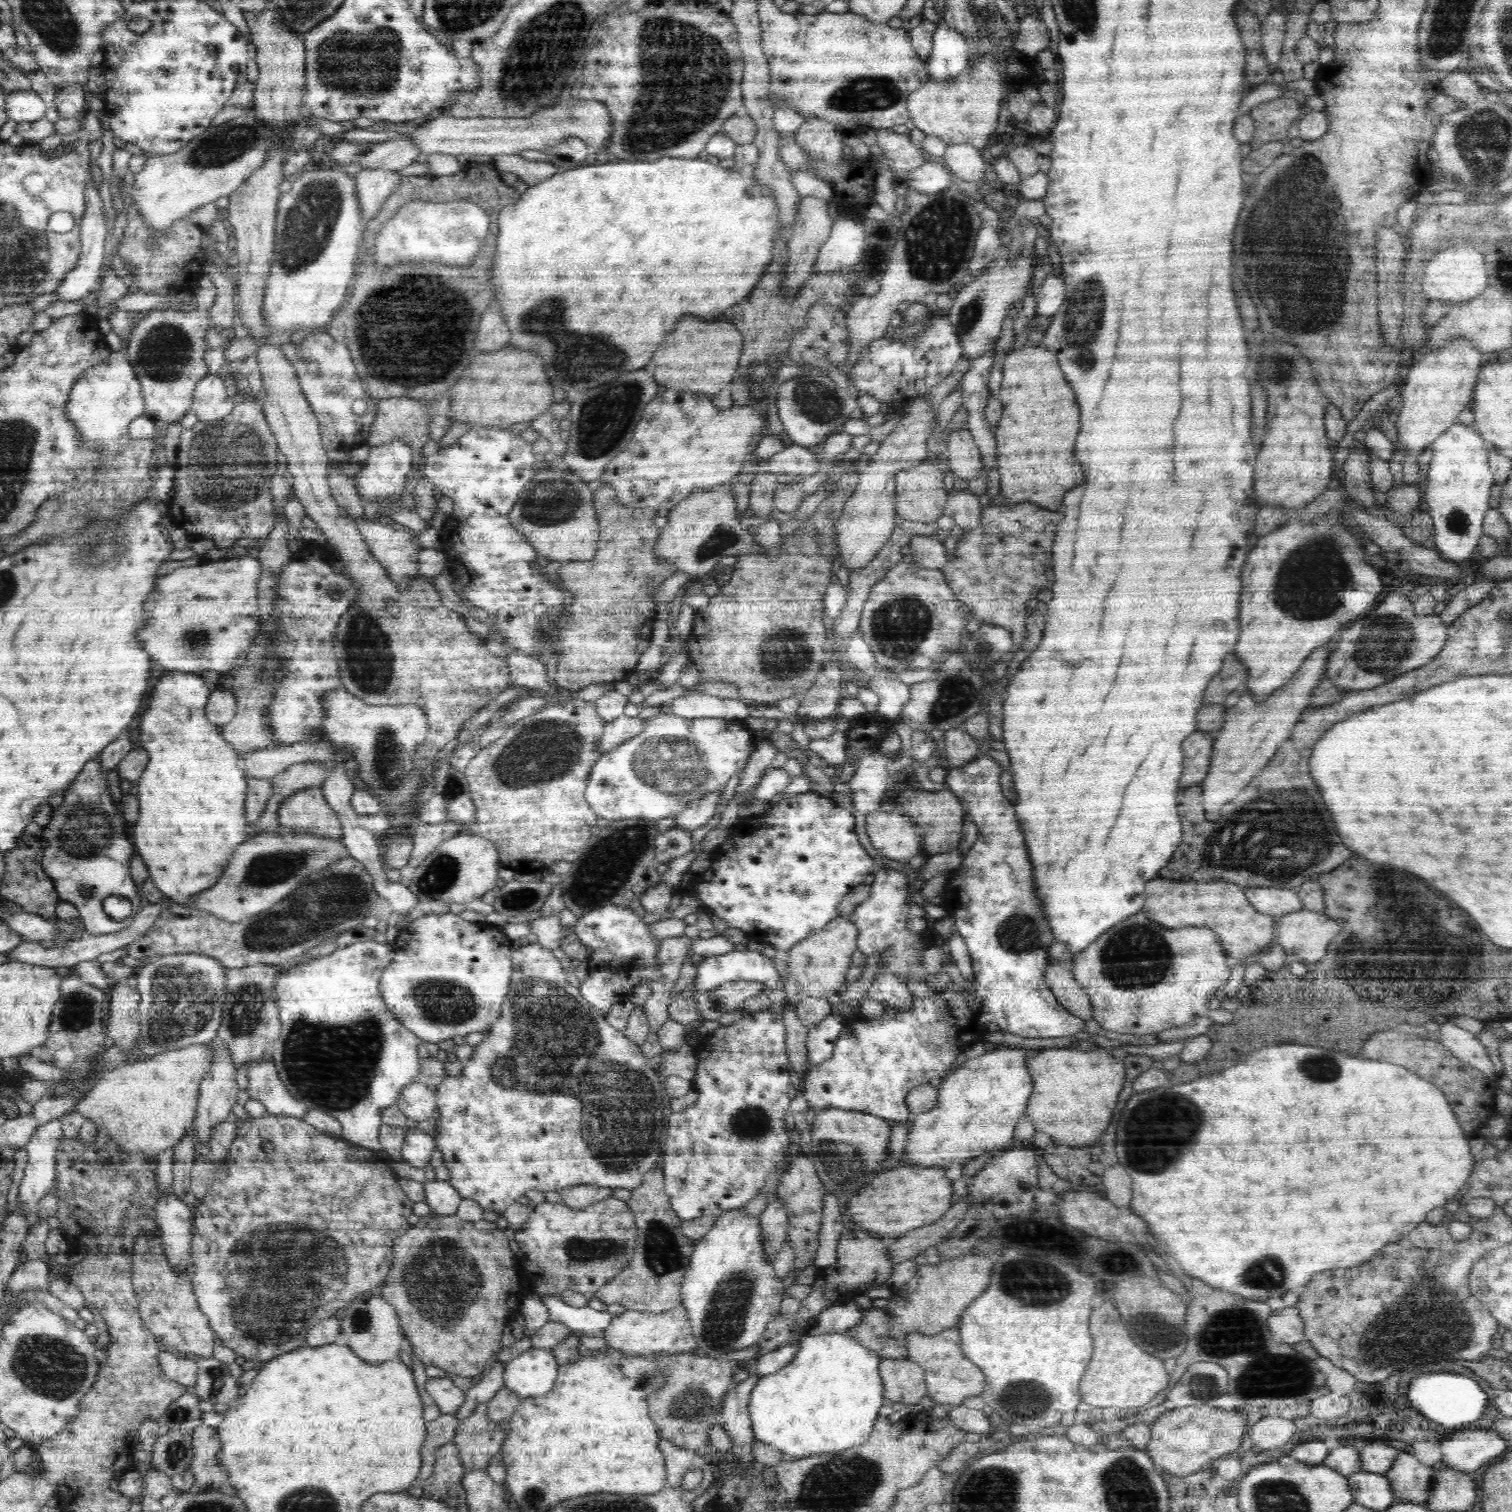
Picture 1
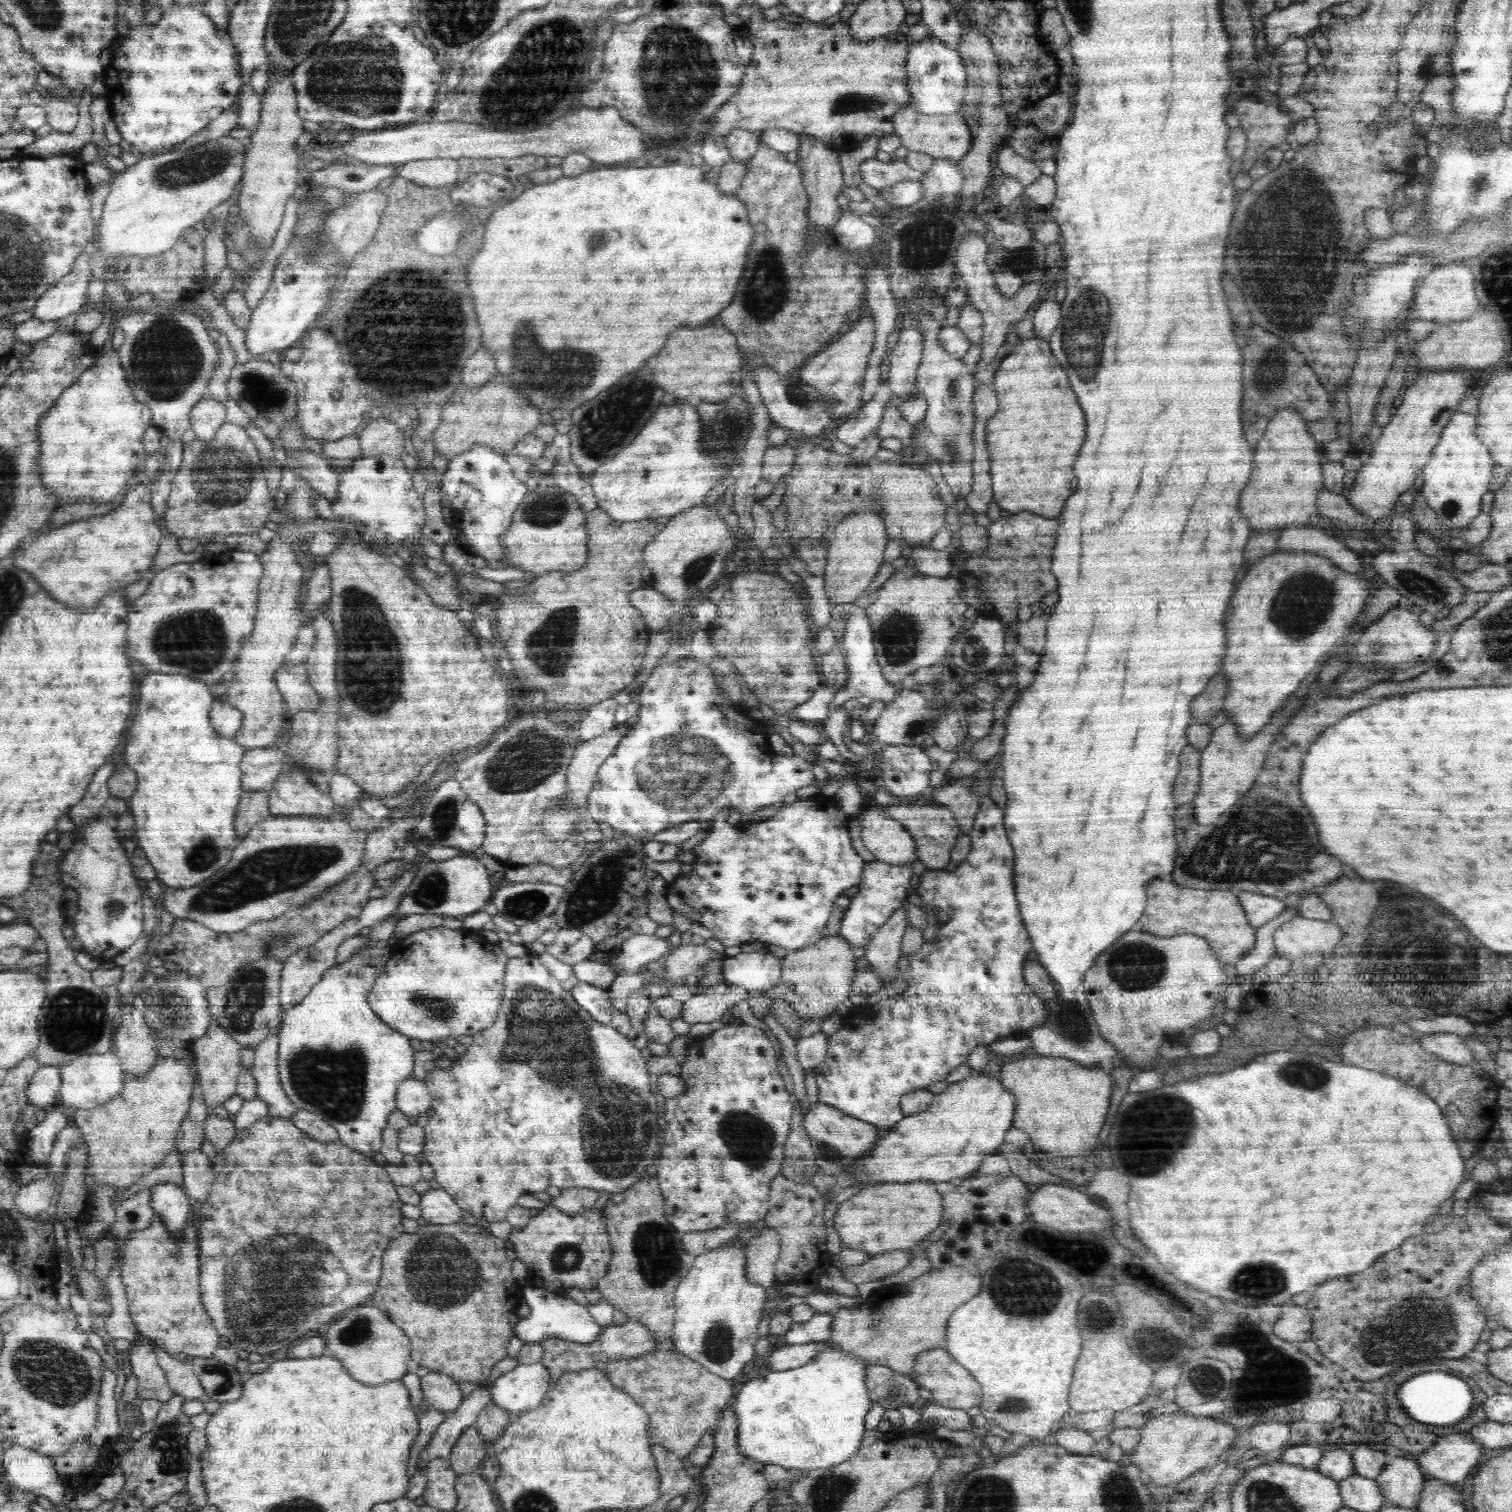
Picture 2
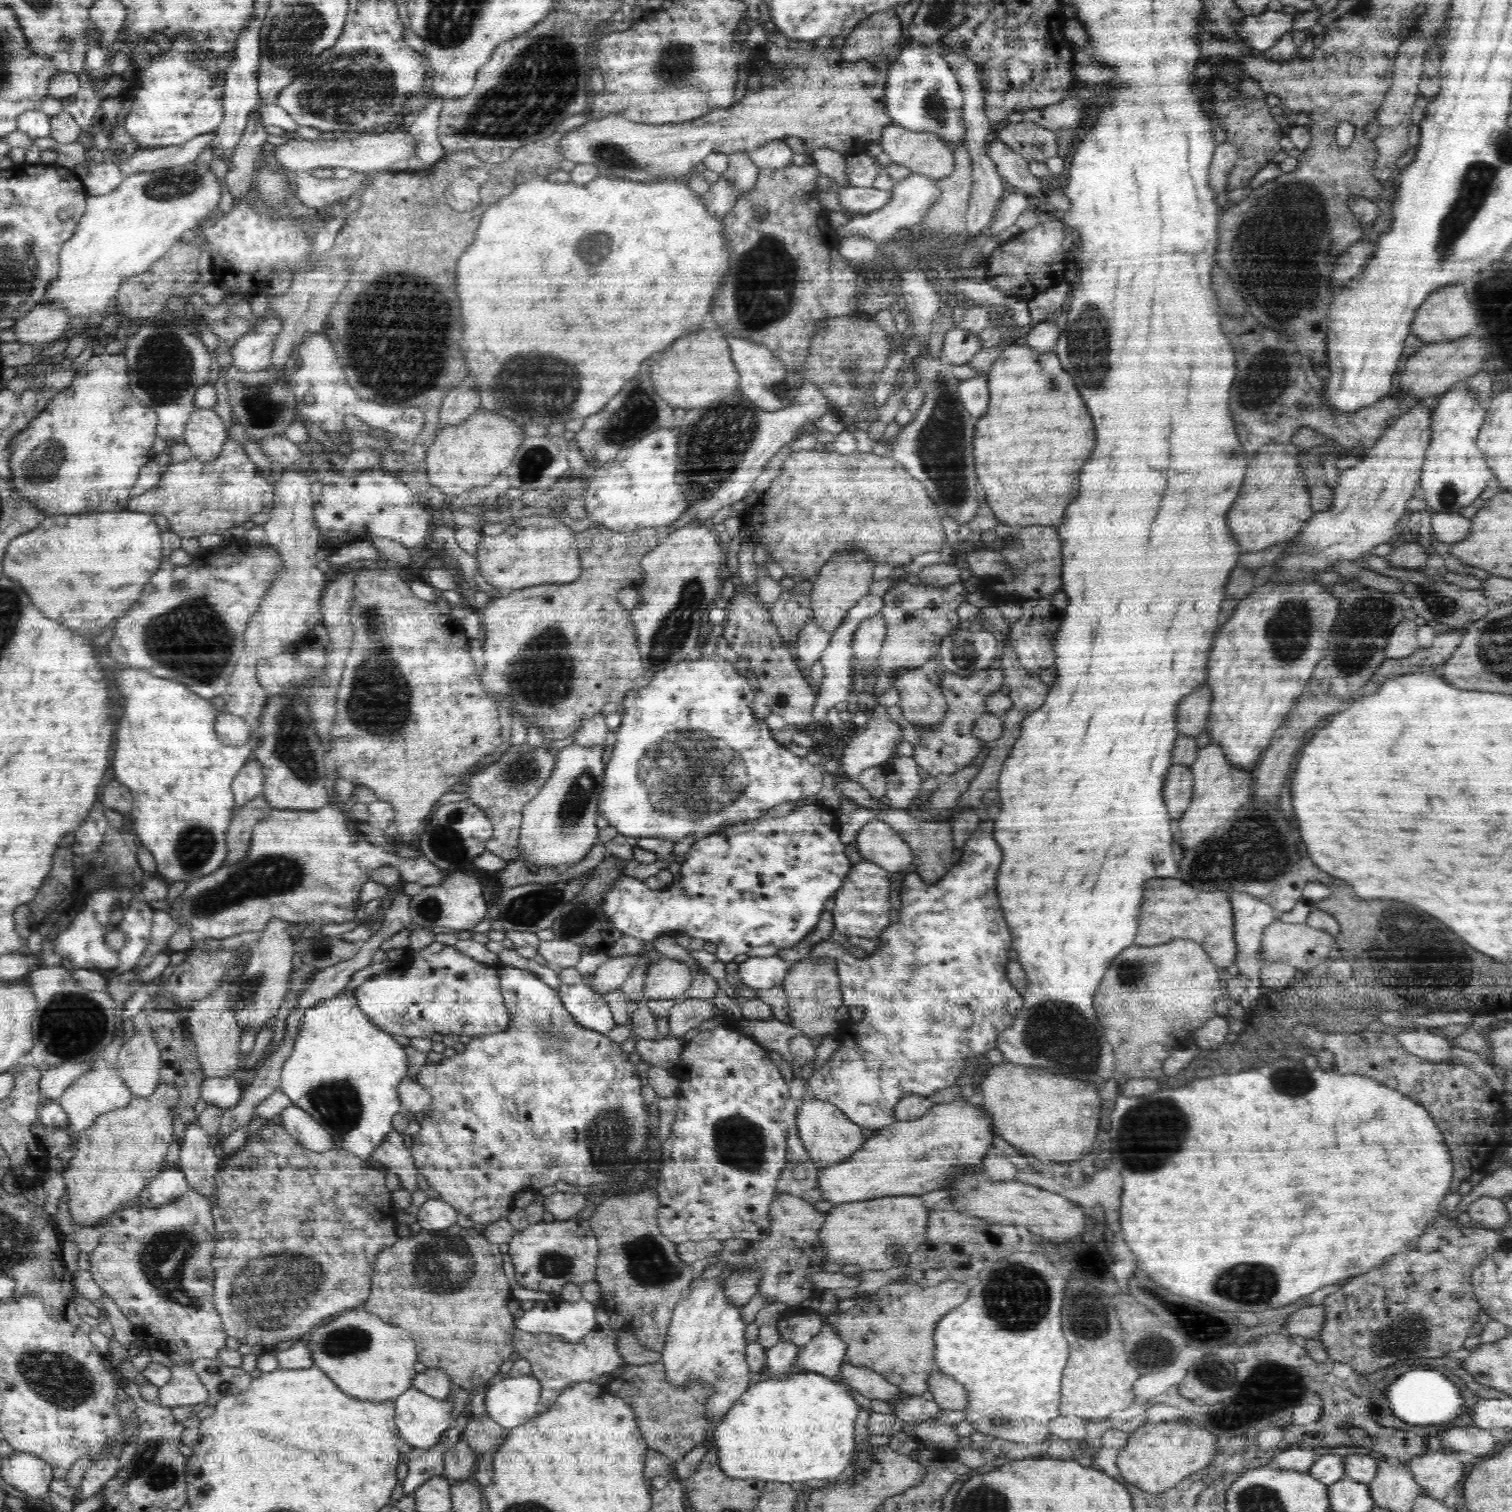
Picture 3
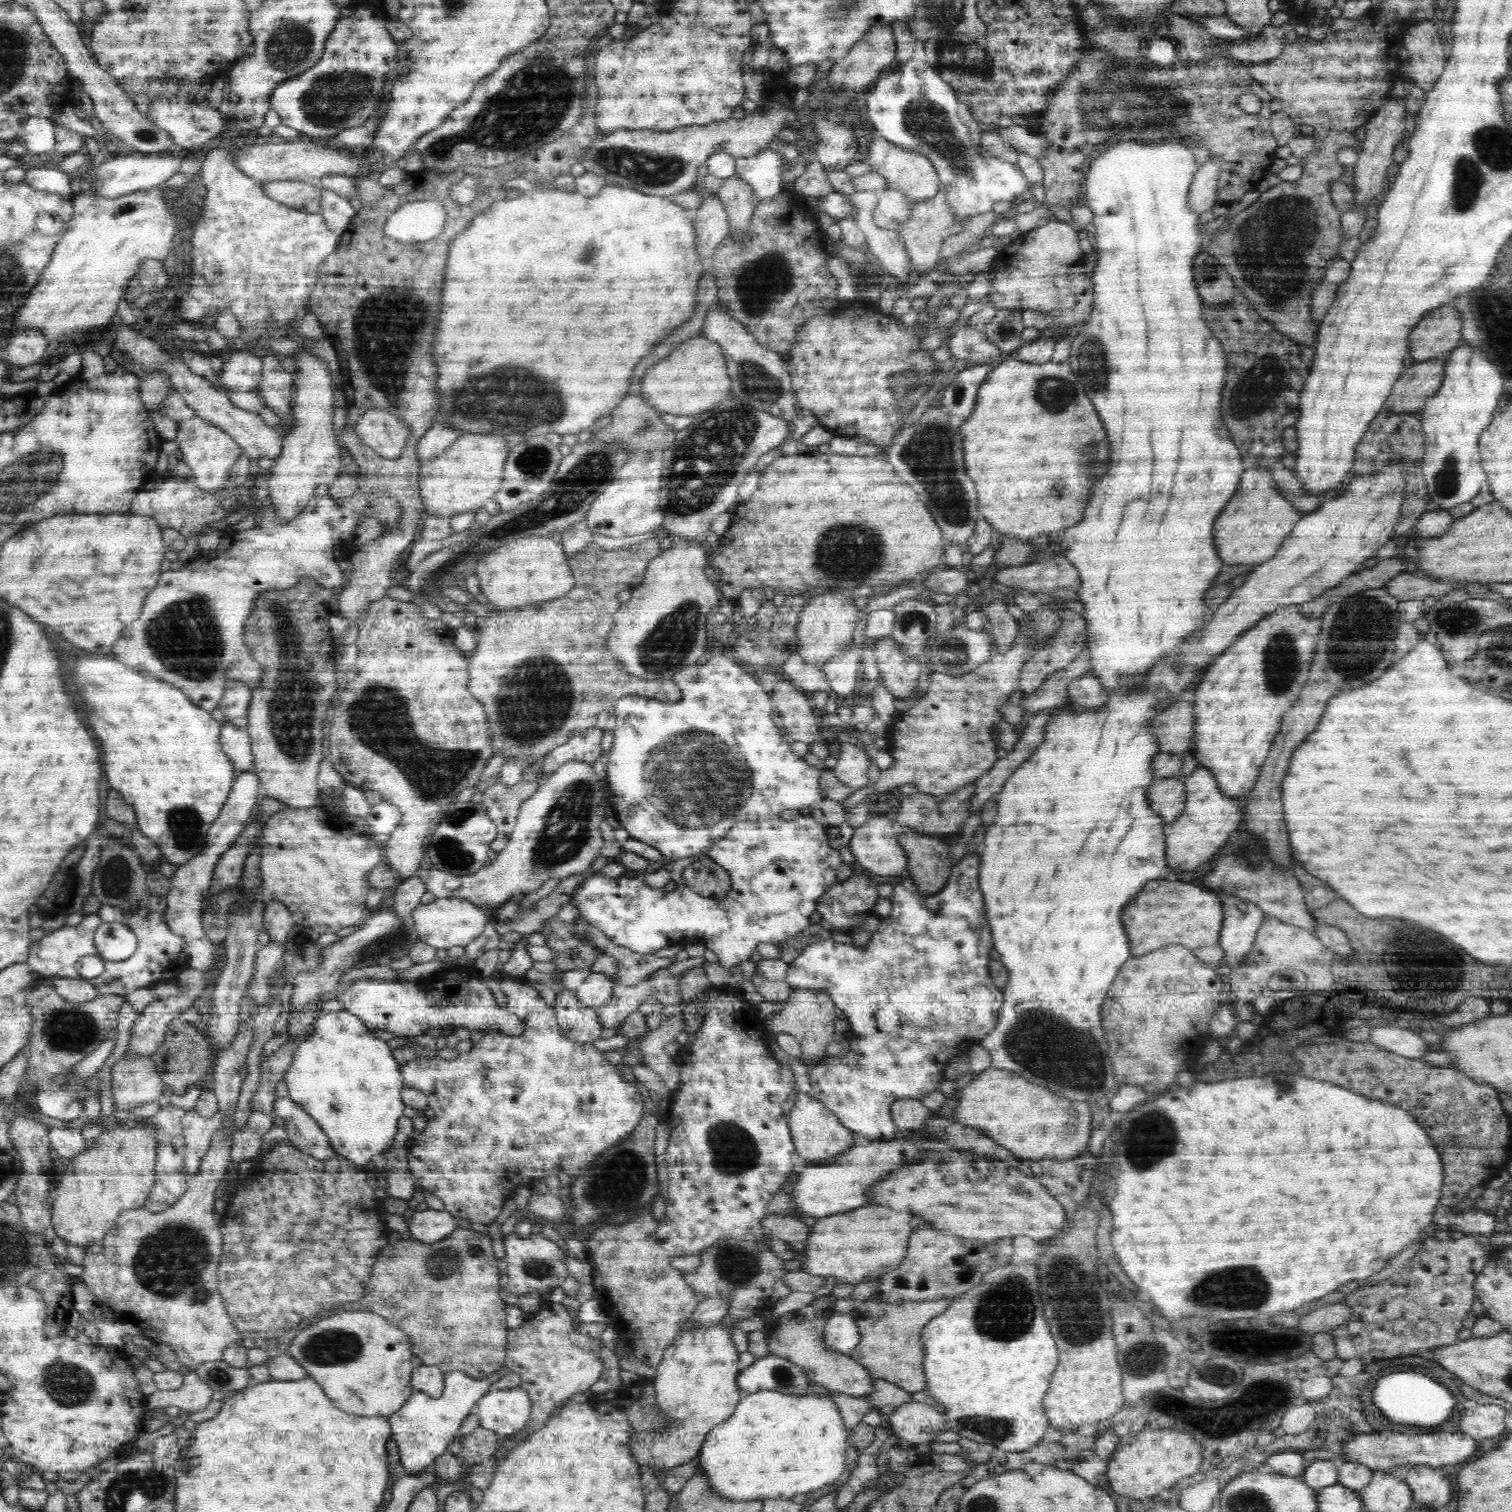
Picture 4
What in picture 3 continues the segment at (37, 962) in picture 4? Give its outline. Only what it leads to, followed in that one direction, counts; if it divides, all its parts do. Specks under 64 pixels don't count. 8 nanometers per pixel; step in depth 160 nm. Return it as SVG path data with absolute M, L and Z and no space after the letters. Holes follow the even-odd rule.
M134 889L96 890L86 899L75 919L69 922L69 927L58 934L53 942L54 952L62 961L72 962L76 969L98 972L102 976L133 972L147 952L154 911L147 903L134 899ZM114 929L126 937L127 944L120 953L114 953L104 943L105 934Z

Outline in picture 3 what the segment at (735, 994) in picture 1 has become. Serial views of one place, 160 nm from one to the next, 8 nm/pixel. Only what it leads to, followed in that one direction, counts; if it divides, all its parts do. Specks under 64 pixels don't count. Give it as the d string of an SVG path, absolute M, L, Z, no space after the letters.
M713 998L710 1000L686 999L670 1010L668 1025L670 1034L668 1037L683 1037L686 1032L696 1029L702 1022L717 1016L718 1008L714 1005Z

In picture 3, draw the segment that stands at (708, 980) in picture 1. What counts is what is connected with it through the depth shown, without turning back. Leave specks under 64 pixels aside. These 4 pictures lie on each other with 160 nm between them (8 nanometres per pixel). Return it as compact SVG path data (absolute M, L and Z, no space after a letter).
M778 955L770 958L749 958L738 965L740 982L744 987L758 991L781 988L790 967L790 963L782 960Z

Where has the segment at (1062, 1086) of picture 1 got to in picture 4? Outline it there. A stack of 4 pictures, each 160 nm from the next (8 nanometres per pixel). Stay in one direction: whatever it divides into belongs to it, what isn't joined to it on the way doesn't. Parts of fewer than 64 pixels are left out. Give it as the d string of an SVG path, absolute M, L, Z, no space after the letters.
M989 1067L978 1073L964 1089L956 1092L957 1102L953 1119L958 1124L979 1128L982 1134L995 1140L1020 1159L1041 1160L1051 1158L1057 1161L1077 1157L1087 1146L1092 1132L1092 1113L1089 1102L1072 1102L1056 1096L1048 1089L1030 1084L1015 1072Z

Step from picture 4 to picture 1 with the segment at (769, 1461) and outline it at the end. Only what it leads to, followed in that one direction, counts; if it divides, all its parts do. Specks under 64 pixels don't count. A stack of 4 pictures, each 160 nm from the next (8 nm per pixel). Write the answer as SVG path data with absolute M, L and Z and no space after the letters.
M834 1332L834 1334L820 1334L820 1336L812 1336L806 1334L800 1340L800 1348L794 1356L794 1360L784 1366L778 1372L768 1376L760 1376L756 1386L751 1390L748 1399L748 1412L752 1422L753 1436L756 1441L778 1448L778 1451L792 1456L795 1460L806 1459L817 1455L826 1455L829 1453L838 1453L848 1450L848 1448L860 1447L870 1438L876 1419L879 1416L880 1407L887 1403L883 1397L883 1380L880 1376L878 1367L882 1358L875 1352L868 1350L865 1346L858 1344L855 1340L845 1332Z

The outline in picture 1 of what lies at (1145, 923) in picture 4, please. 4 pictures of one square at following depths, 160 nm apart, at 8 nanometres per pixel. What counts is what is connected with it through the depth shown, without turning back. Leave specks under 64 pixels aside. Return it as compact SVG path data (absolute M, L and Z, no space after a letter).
M1150 880L1146 884L1148 904L1144 906L1144 914L1162 924L1168 930L1184 928L1184 926L1206 926L1220 938L1220 945L1228 956L1242 960L1258 954L1262 949L1275 943L1277 918L1260 914L1248 904L1244 890L1236 884L1228 882L1202 882L1202 884L1180 884L1172 880Z

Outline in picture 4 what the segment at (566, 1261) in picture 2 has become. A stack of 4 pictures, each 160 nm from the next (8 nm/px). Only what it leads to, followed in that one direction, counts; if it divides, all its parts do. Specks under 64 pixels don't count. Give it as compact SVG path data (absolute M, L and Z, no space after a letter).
M515 1233L503 1238L508 1275L508 1292L513 1295L525 1295L537 1290L541 1294L558 1288L569 1275L564 1260L564 1251L544 1234L532 1234L528 1238L518 1237Z

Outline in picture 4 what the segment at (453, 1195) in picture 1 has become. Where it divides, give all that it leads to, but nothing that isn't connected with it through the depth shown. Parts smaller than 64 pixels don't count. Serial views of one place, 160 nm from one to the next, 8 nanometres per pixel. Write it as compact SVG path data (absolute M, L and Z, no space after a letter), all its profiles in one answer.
M432 1209L415 1212L408 1224L412 1239L424 1244L439 1242L458 1227L458 1218L452 1213Z

